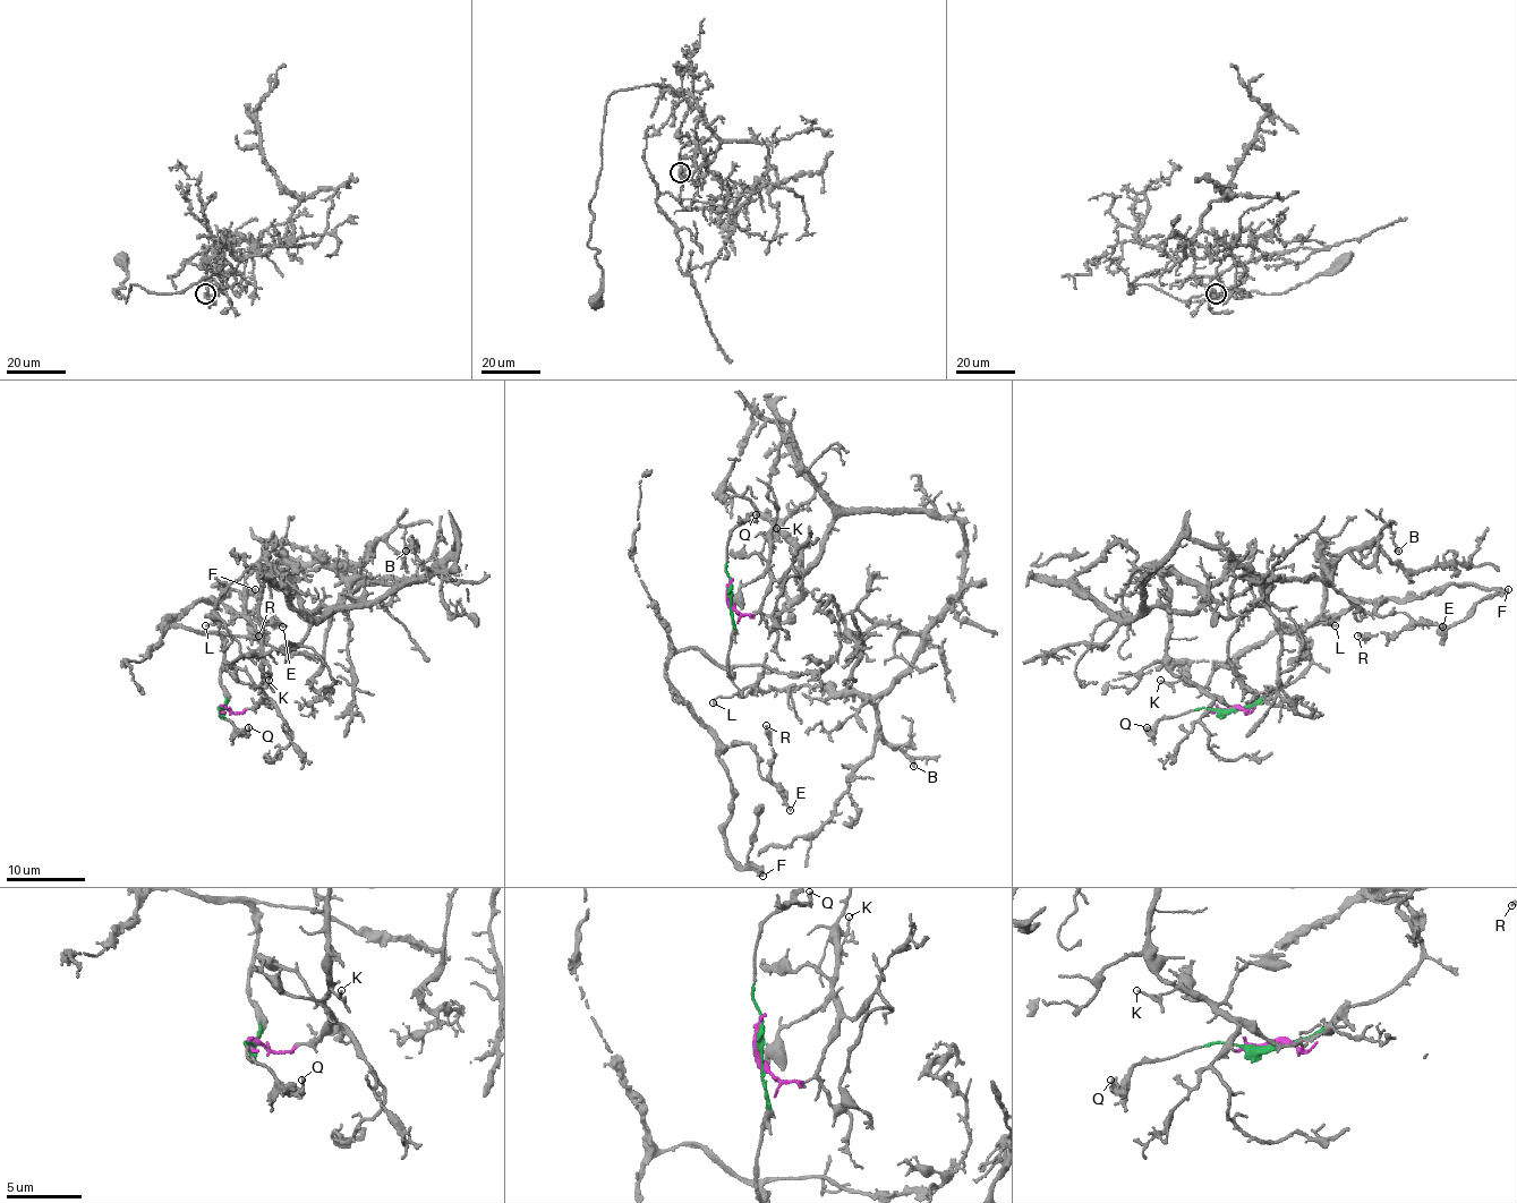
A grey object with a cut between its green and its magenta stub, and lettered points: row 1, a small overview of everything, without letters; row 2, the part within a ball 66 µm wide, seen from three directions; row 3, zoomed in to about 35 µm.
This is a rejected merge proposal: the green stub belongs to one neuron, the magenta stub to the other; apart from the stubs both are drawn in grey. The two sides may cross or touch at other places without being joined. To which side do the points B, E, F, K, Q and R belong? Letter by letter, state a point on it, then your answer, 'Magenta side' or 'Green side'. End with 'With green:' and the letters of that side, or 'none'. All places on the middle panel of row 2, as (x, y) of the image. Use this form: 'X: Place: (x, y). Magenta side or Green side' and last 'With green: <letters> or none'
B: Place: (913, 766). Magenta side
E: Place: (790, 810). Green side
F: Place: (763, 876). Green side
K: Place: (776, 528). Magenta side
Q: Place: (756, 514). Green side
R: Place: (766, 725). Green side
With green: E, F, Q, R

